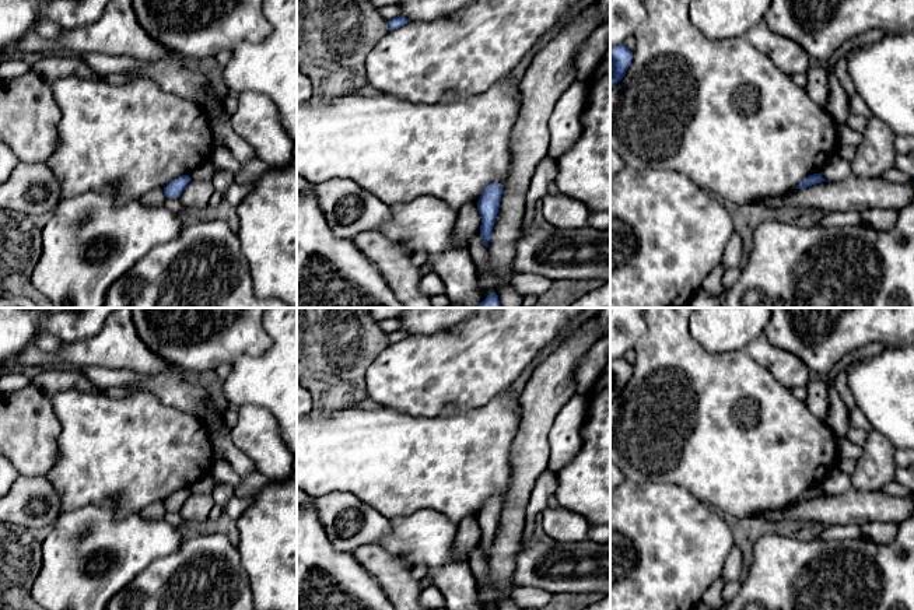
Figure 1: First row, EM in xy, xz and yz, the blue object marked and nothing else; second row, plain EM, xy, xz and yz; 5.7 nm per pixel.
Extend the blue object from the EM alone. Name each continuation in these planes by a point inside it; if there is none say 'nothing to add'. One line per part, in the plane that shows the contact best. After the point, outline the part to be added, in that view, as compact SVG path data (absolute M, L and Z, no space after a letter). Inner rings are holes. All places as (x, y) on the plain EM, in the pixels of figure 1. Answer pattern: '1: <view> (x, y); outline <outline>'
nothing to add

